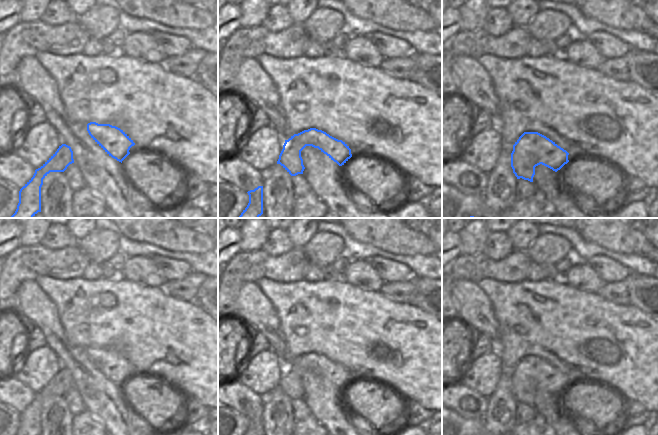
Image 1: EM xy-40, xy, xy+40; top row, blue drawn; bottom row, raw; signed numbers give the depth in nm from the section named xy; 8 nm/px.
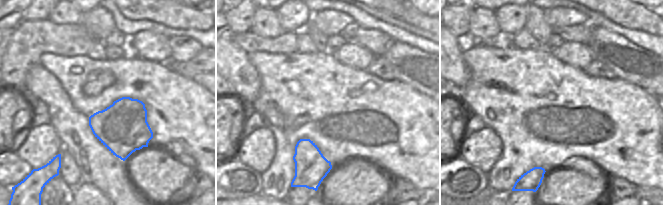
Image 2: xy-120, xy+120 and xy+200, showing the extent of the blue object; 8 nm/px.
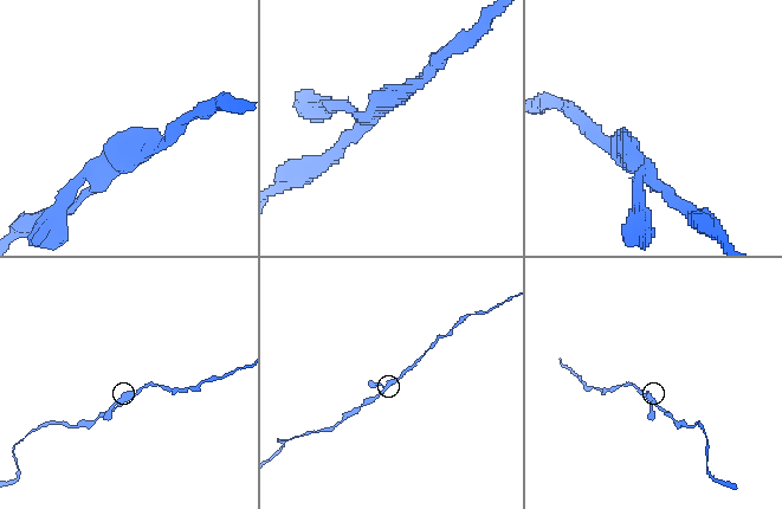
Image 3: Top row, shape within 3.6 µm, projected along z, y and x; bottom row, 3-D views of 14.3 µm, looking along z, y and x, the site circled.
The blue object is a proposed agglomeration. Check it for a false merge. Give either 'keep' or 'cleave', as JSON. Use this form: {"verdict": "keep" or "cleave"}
{"verdict": "keep"}

